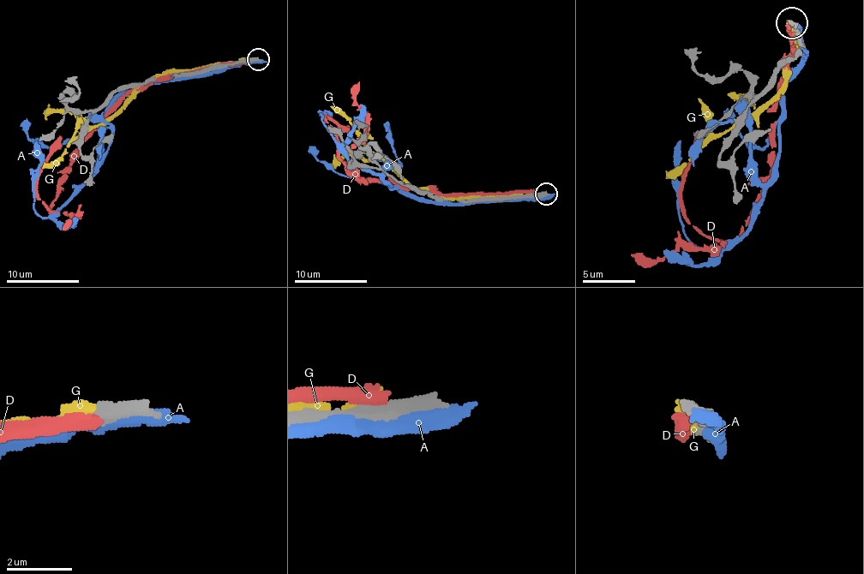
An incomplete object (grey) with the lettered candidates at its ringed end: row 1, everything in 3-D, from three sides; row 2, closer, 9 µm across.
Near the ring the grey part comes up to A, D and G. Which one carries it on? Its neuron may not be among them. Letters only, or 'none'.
none

